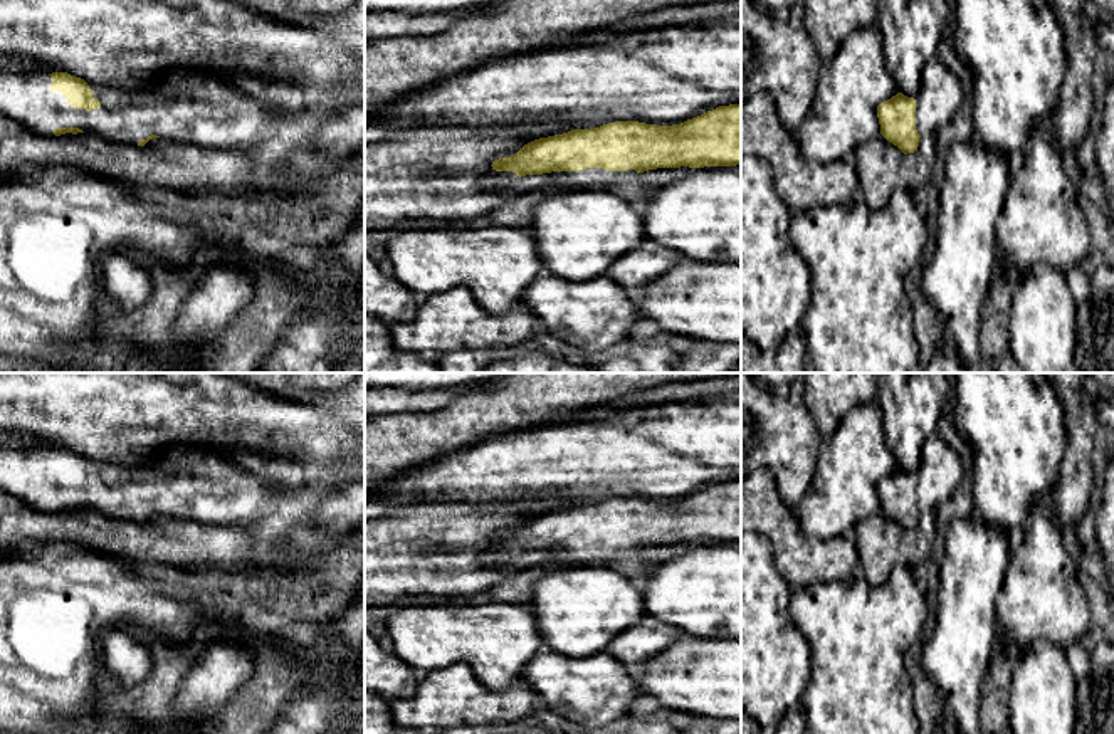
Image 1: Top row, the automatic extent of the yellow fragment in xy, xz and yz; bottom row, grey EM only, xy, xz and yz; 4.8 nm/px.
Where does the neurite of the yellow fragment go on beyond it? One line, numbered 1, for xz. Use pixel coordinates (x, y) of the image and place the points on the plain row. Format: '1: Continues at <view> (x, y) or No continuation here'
1: Continues at xz (592, 555)

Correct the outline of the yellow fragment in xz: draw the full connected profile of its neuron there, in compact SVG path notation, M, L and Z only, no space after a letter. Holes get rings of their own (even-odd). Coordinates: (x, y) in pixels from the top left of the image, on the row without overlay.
M729 480L672 502L615 497L600 504L539 514L512 532L492 537L492 546L476 556L482 564L499 564L526 551L546 549L549 564L554 568L608 566L613 561L633 558L637 549L657 544L736 541L741 541L741 480Z

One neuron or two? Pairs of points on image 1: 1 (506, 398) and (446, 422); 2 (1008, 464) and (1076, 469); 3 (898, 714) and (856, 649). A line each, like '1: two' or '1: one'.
1: one
2: two
3: one

